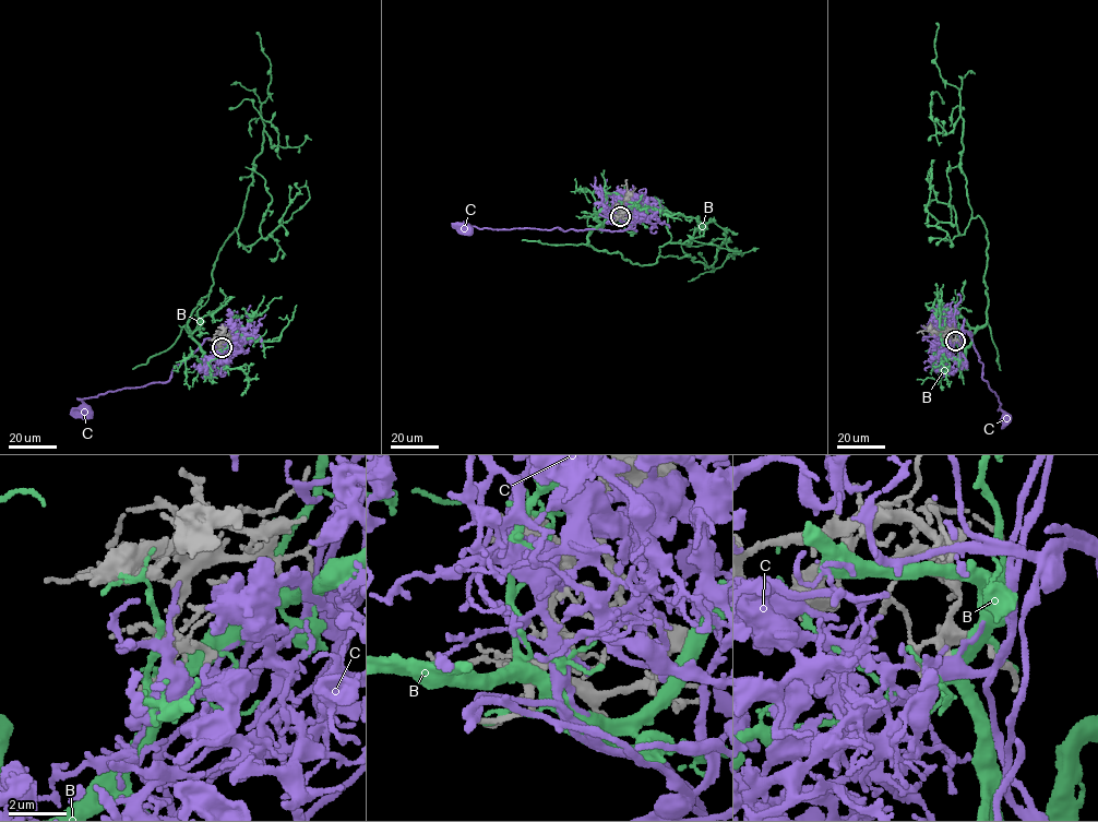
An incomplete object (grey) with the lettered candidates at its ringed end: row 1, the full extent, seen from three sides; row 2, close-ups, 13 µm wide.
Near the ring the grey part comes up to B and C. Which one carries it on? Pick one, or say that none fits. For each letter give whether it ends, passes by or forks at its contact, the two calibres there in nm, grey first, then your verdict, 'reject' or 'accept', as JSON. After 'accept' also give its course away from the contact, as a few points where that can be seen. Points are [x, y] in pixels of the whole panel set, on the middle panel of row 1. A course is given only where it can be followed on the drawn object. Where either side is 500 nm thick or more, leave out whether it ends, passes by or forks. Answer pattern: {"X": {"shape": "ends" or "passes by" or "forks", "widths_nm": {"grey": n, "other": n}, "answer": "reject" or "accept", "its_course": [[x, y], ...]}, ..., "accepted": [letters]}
{"B": {"shape": "passes by", "widths_nm": {"grey": 190, "other": 360}, "answer": "reject"}, "C": {"shape": "forks", "widths_nm": {"grey": 200, "other": 360}, "answer": "accept", "its_course": [[620, 216], [613, 218], [630, 225], [611, 231], [557, 227], [492, 229], [467, 224], [467, 231]]}, "accepted": ["C"]}

